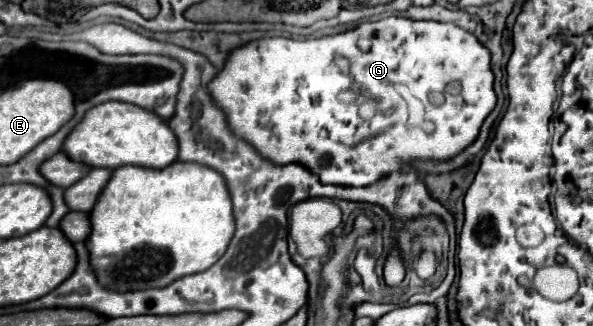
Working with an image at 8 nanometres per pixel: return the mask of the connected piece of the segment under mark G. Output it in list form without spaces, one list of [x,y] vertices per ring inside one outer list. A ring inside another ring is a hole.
[[[388,17],[376,23],[360,23],[356,29],[350,29],[340,35],[328,35],[321,38],[306,40],[284,39],[284,37],[266,37],[260,41],[252,41],[240,49],[234,49],[224,65],[224,69],[210,81],[210,95],[214,103],[226,113],[228,125],[248,143],[252,143],[266,159],[272,159],[272,163],[300,163],[308,167],[312,173],[320,177],[322,183],[332,183],[332,185],[368,185],[380,179],[380,175],[390,175],[392,171],[400,171],[402,167],[408,167],[408,161],[414,157],[432,157],[432,159],[450,159],[452,155],[458,155],[466,143],[472,143],[476,139],[476,131],[480,131],[480,123],[488,117],[488,113],[496,105],[496,93],[492,89],[494,75],[490,71],[490,55],[484,45],[478,43],[478,39],[460,29],[454,23],[438,23],[438,21],[410,21],[404,17]],[[338,59],[344,59],[350,63],[348,71],[342,73],[337,65]],[[356,87],[359,91],[370,93],[372,101],[377,105],[377,113],[372,119],[367,120],[367,99],[358,95],[353,102],[345,102],[338,98],[343,92],[350,91]]]

